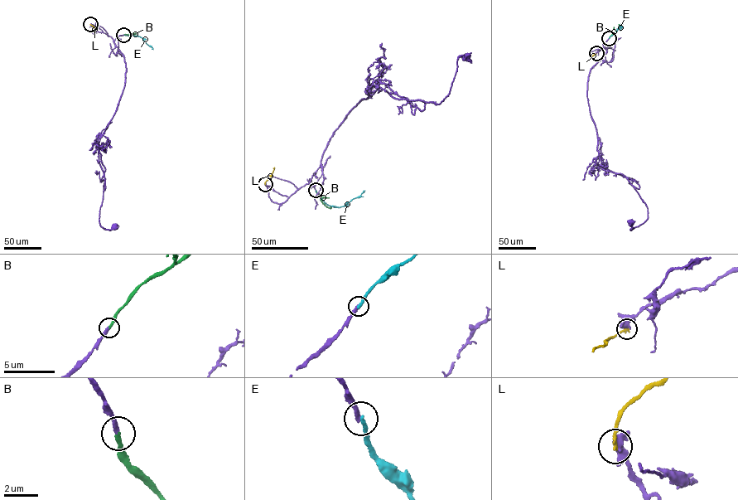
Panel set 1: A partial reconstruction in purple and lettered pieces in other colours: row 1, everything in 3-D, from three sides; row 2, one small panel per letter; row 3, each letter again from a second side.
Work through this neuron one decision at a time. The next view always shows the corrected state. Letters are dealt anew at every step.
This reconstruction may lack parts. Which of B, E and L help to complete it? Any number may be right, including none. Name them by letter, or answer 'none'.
B

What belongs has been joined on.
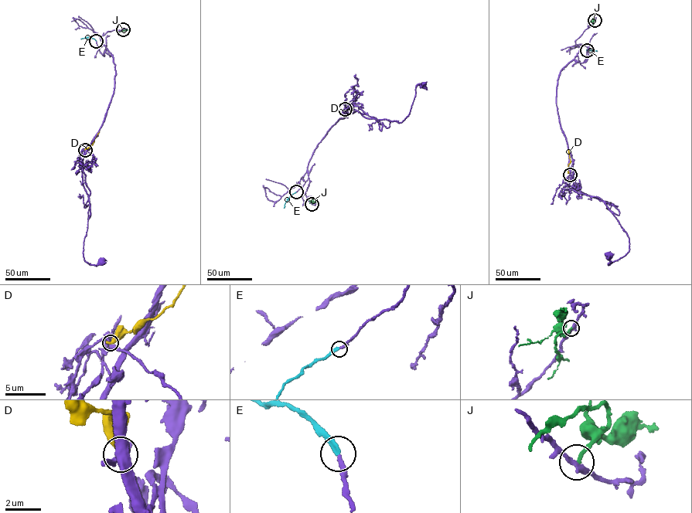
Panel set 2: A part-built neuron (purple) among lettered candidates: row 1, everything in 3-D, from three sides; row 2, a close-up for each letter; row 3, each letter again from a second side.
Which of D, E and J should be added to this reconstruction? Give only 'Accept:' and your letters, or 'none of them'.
Accept: E

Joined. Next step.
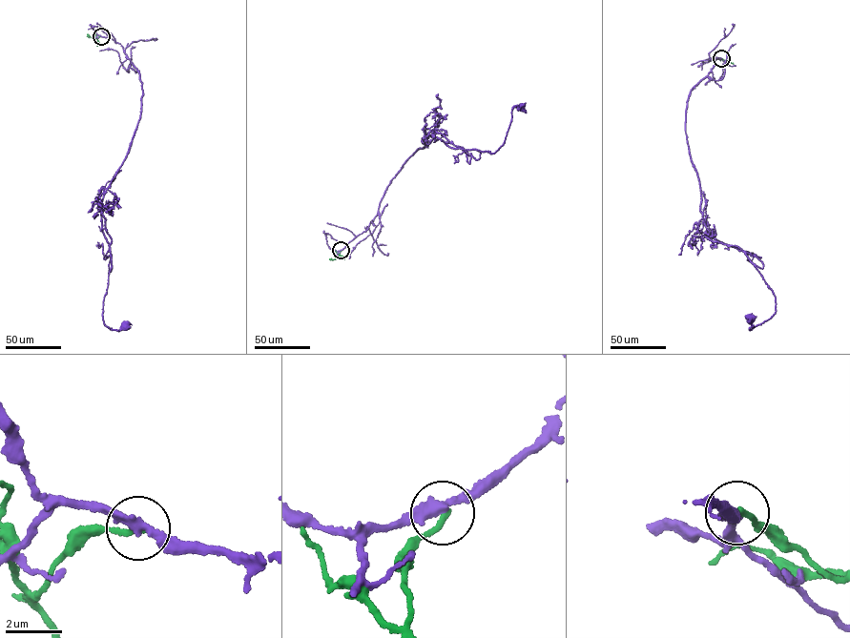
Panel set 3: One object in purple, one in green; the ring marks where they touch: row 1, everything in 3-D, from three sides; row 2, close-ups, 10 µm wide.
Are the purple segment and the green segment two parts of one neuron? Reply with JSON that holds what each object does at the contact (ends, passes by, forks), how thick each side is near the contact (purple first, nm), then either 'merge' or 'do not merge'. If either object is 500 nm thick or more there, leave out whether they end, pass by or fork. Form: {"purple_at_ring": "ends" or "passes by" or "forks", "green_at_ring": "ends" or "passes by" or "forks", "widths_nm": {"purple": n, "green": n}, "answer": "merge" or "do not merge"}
{"purple_at_ring": "passes by", "green_at_ring": "ends", "widths_nm": {"purple": 320, "green": 200}, "answer": "do not merge"}

